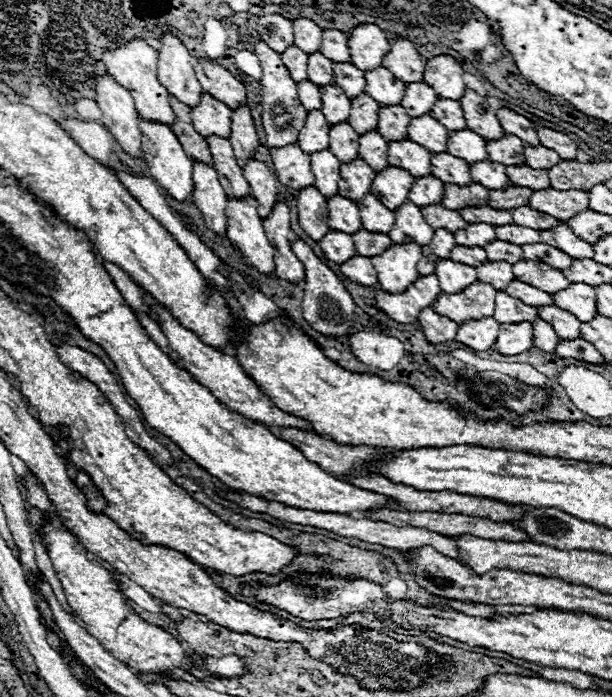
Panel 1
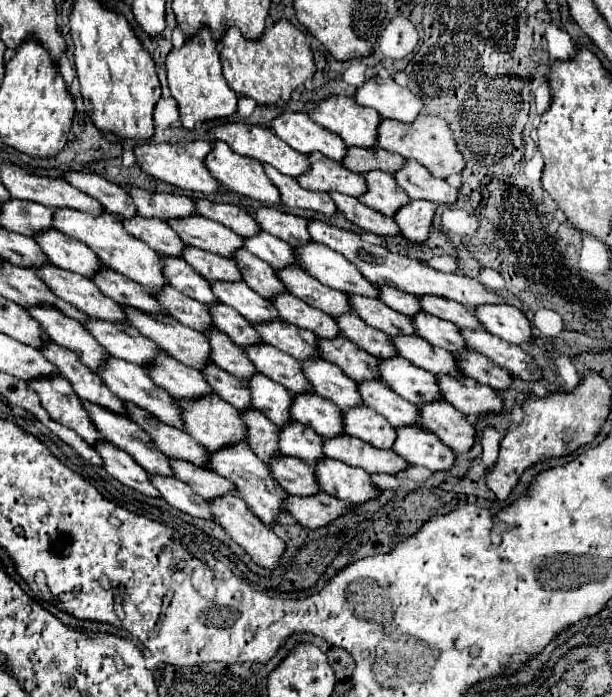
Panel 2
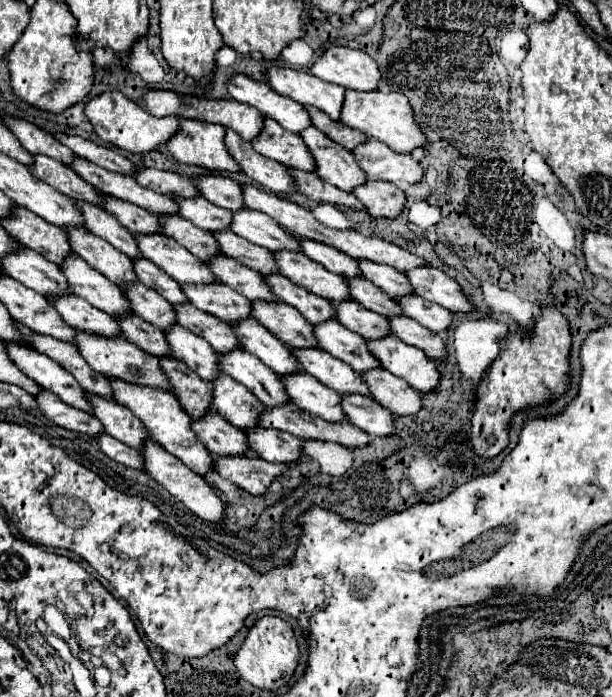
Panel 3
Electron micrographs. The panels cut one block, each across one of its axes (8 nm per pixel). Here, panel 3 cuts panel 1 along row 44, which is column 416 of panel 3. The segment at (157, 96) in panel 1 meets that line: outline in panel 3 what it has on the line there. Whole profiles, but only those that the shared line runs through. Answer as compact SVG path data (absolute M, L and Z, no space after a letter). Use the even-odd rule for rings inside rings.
M346 90L346 104L342 108L342 122L354 130L364 132L370 138L376 138L390 146L396 152L410 154L416 148L424 148L428 144L424 132L418 128L414 120L412 106L408 98L400 92L350 92Z

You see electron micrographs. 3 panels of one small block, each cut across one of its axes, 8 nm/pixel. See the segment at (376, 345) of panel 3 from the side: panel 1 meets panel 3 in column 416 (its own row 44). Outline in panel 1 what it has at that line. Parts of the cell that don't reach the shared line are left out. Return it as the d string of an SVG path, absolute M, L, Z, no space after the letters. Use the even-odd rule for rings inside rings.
M362 24L350 34L348 48L352 54L352 64L356 64L362 72L368 72L382 66L384 56L390 52L390 42L378 26Z

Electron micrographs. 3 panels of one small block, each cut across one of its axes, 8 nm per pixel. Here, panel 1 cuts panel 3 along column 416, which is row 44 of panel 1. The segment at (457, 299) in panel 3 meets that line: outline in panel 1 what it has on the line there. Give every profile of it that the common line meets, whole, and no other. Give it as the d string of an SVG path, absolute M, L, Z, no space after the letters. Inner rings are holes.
M268 14L262 16L258 26L256 26L258 34L262 36L264 42L268 42L270 48L276 48L276 52L284 52L284 48L294 46L294 30L292 30L292 22L282 18L280 14Z

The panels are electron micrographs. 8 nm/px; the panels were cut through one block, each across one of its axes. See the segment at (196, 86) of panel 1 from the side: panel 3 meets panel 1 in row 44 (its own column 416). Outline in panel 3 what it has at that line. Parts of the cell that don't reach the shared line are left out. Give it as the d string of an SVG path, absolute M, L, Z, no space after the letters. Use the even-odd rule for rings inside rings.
M370 138L362 148L354 150L360 168L368 172L368 180L384 180L392 184L418 184L422 180L422 166L410 154L398 154L386 144Z

